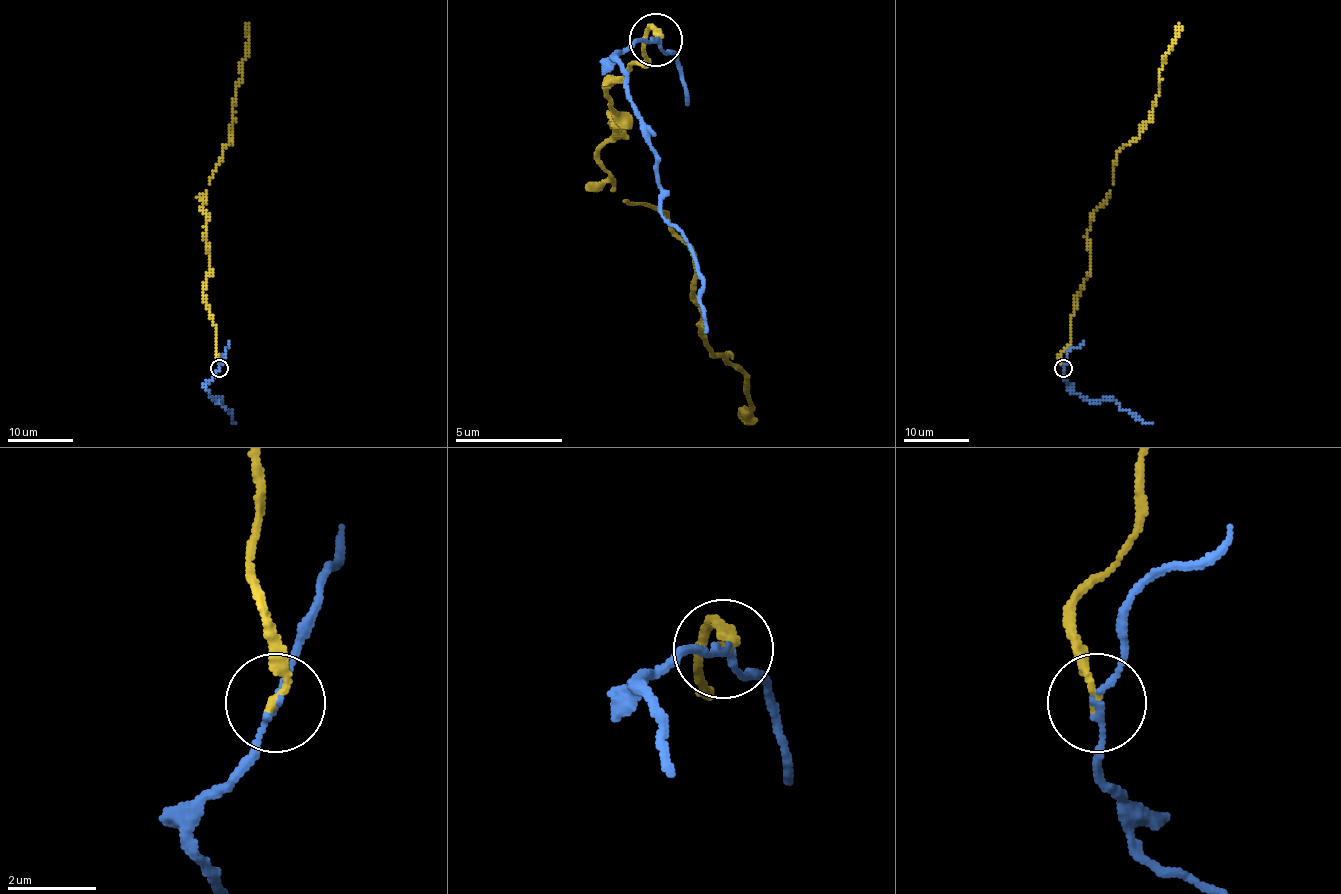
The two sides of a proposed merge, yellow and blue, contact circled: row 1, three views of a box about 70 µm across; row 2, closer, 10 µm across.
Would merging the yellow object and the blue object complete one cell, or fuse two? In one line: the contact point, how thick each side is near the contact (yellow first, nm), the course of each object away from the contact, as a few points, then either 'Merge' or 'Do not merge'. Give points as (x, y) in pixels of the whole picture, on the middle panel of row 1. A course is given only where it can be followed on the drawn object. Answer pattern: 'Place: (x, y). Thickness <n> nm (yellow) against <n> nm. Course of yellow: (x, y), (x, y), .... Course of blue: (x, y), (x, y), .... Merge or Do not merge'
Place: (655, 40). Thickness 190 nm (yellow) against 130 nm. Course of yellow: (654, 38), (606, 87), (627, 124), (611, 113), (600, 162), (665, 215), (713, 355), (745, 377), (745, 419). Course of blue: (654, 38), (616, 60), (649, 135), (659, 199), (697, 264), (702, 334). Do not merge

